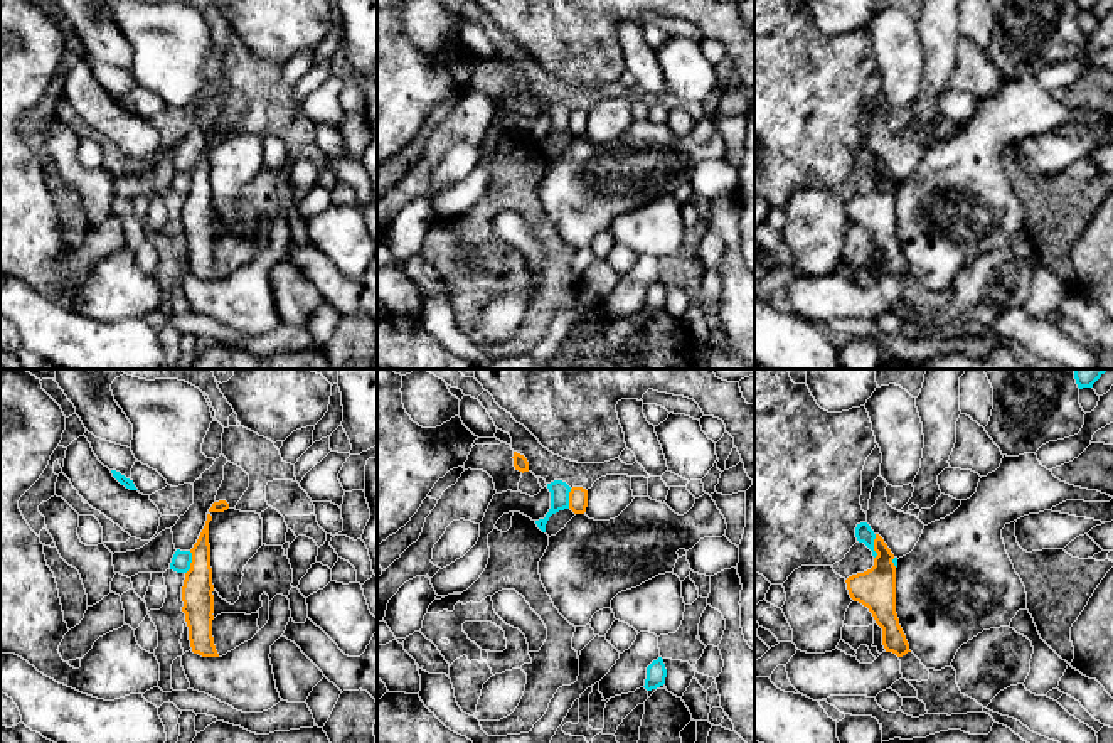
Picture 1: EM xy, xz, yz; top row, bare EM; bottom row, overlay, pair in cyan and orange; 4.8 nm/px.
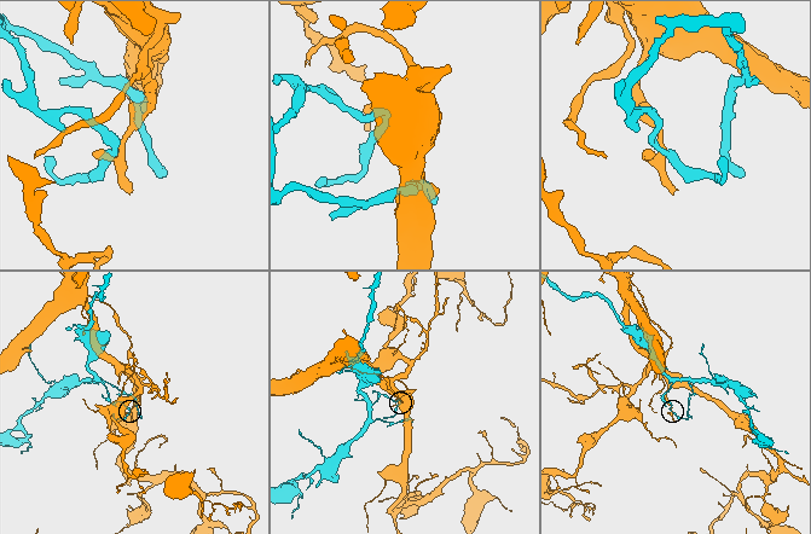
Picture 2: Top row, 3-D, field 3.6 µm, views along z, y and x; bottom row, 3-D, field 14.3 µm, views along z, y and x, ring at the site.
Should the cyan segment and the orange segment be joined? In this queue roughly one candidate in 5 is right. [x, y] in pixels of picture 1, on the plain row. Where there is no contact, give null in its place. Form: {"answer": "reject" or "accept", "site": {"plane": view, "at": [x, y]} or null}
{"answer": "reject", "site": {"plane": "yz", "at": [873, 169]}}

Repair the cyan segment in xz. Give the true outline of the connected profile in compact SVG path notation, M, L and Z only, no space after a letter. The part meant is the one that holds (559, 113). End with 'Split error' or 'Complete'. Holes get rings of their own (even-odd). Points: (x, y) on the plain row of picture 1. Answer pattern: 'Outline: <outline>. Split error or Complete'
Outline: M554 103L554 104L547 106L547 111L551 115L551 131L544 142L535 143L537 150L542 155L546 155L546 147L552 136L564 133L564 131L569 131L571 110L566 104Z. Complete

